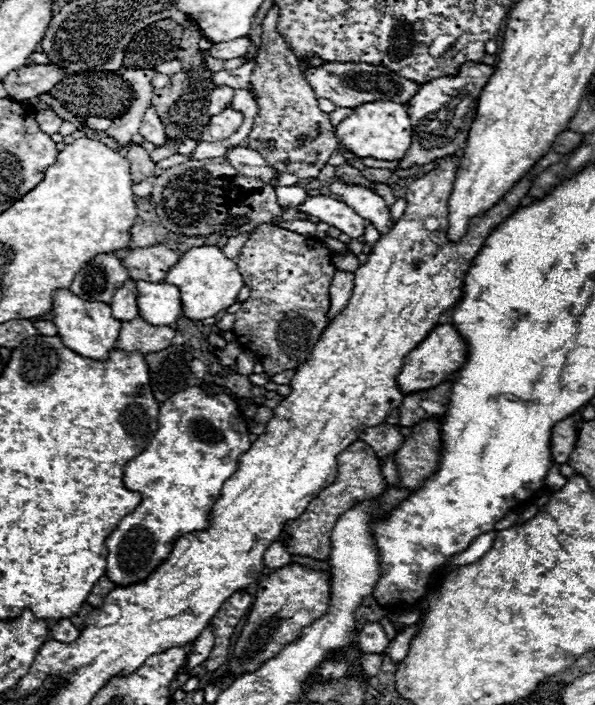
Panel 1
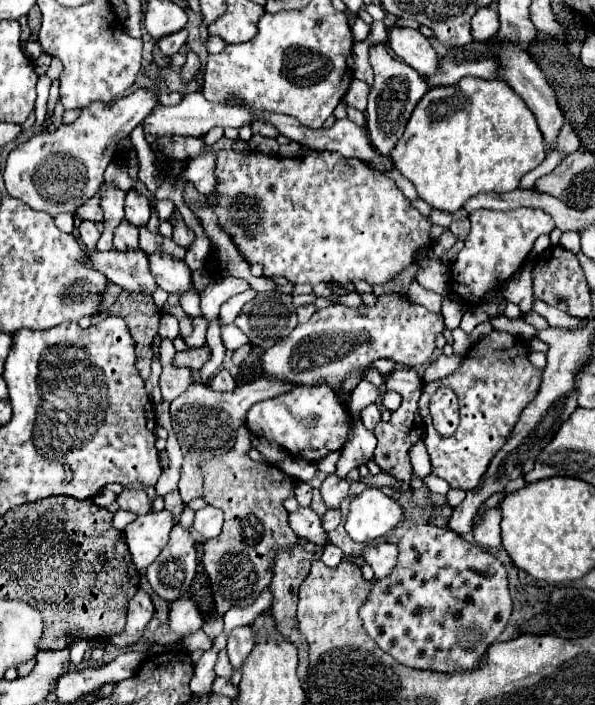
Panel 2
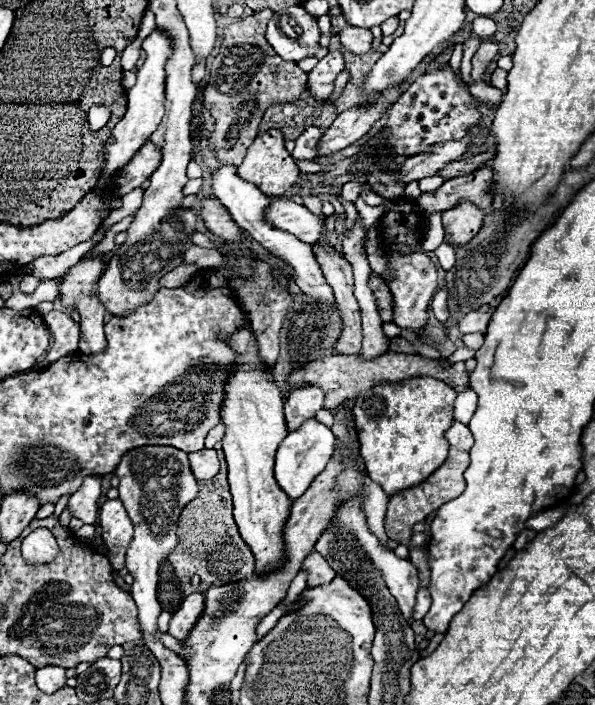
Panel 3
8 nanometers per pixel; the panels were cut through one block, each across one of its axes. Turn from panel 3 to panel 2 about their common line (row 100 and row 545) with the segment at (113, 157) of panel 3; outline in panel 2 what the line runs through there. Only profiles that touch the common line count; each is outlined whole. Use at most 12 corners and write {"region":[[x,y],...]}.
{"region":[[162,510],[124,528],[138,572],[158,558],[172,526]]}

